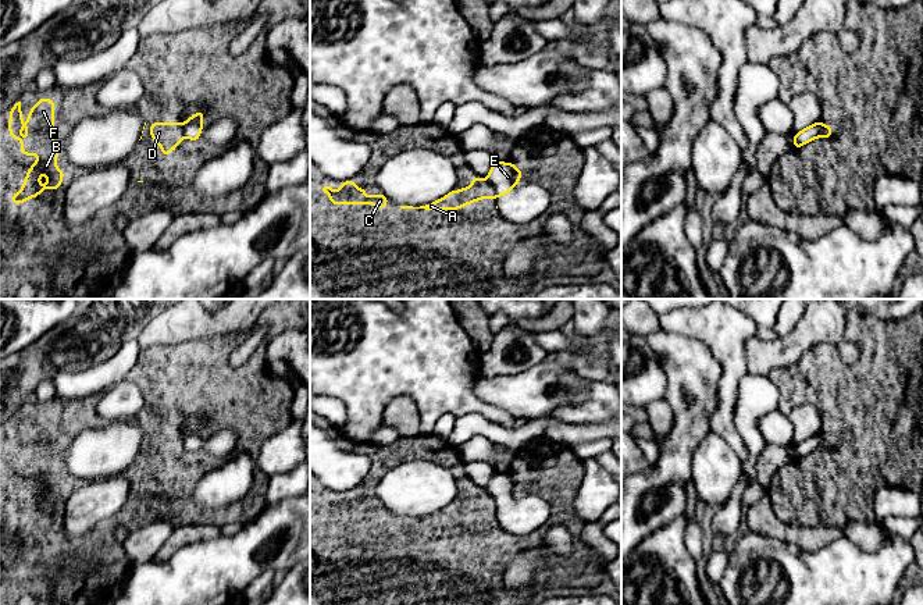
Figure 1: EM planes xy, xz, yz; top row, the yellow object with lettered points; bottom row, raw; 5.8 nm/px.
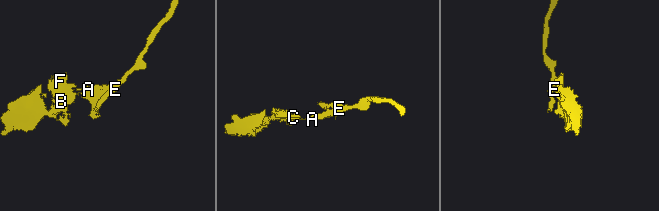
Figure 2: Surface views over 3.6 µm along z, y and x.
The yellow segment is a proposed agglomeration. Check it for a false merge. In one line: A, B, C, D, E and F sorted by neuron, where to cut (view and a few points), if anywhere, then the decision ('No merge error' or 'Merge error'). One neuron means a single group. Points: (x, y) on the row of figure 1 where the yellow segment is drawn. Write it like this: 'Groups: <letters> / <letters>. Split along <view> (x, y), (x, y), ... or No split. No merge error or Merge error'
Groups: A B C D F / E. Split along xz (487, 181), (495, 194). Merge error

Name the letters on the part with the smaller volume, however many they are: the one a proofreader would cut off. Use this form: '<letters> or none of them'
A, B, C, D, F

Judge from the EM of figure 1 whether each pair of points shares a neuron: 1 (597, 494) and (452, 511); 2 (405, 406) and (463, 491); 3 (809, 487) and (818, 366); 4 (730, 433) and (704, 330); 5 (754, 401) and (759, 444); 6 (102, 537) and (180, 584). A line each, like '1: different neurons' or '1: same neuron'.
1: different neurons
2: different neurons
3: same neuron
4: same neuron
5: same neuron
6: different neurons

